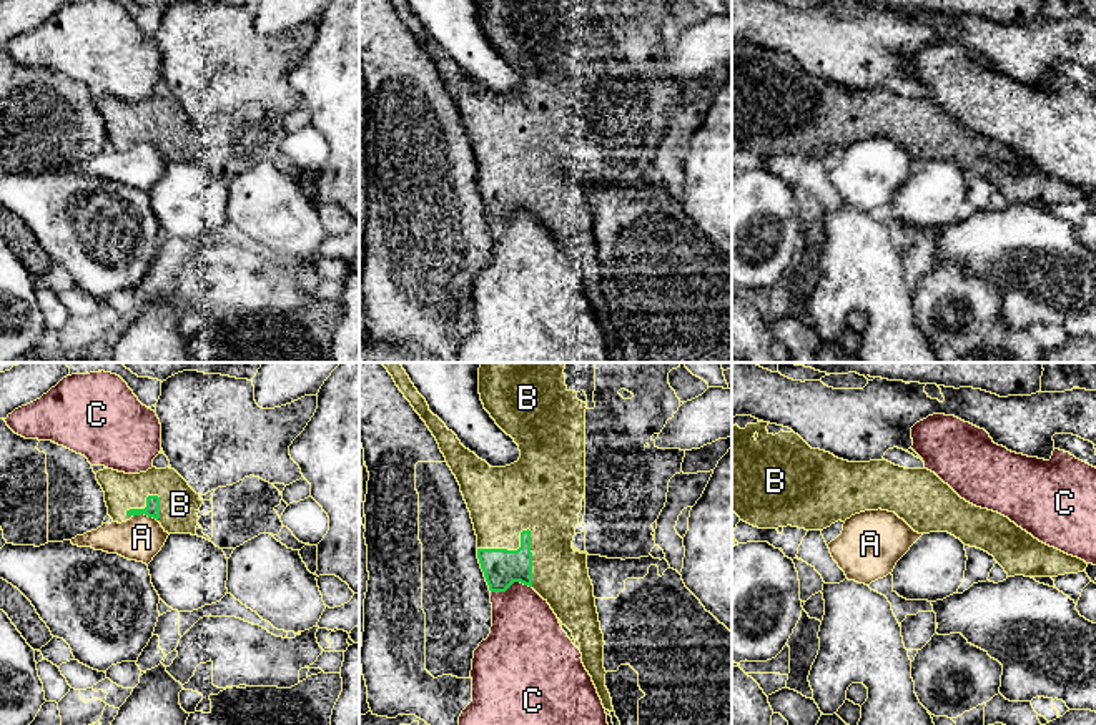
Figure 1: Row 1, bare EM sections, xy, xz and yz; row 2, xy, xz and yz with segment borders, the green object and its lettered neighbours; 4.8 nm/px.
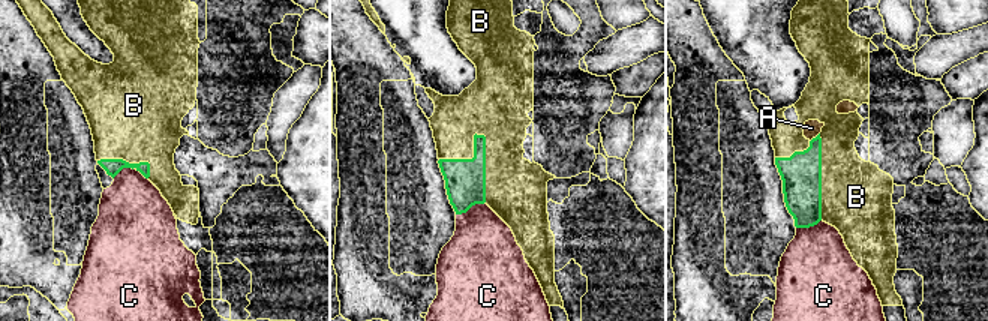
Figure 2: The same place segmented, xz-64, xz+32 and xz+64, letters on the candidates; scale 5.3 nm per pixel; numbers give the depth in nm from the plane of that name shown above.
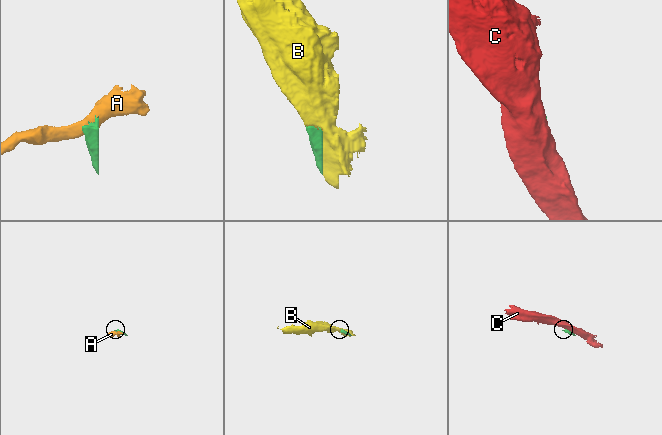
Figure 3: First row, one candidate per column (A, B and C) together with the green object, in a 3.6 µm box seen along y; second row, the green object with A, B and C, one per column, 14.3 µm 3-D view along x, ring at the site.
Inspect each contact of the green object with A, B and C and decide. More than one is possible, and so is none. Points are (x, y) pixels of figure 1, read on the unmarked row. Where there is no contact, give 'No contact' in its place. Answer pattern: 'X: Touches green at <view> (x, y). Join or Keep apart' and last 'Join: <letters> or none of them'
A: Touches green at xy (145, 142). Keep apart
B: Touches green at xz (526, 158). Join
C: Touches green at xz (511, 212). Keep apart
Join: B

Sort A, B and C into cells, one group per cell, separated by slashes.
A / B / C

